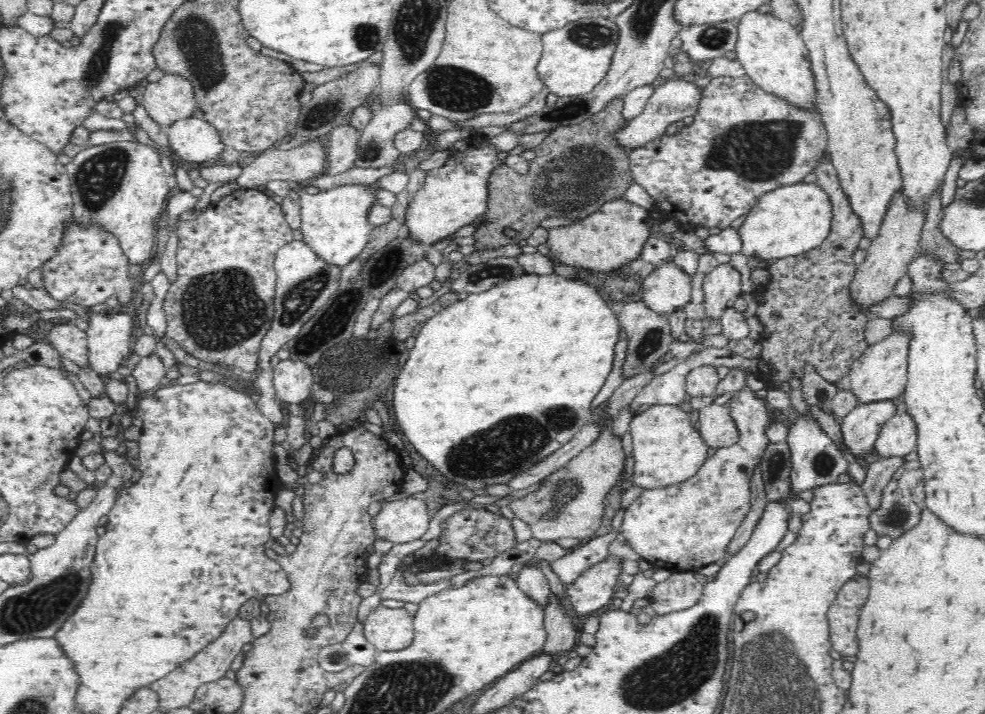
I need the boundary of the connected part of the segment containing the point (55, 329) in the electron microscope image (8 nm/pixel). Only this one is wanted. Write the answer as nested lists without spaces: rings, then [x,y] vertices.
[[[72,320],[52,322],[52,328],[46,334],[46,342],[58,350],[66,359],[87,367],[86,332],[74,326]]]

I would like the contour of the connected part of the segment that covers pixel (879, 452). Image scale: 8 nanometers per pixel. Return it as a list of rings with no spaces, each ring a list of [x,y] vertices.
[[[905,413],[891,416],[881,426],[871,451],[879,458],[904,457],[916,448],[916,427]]]

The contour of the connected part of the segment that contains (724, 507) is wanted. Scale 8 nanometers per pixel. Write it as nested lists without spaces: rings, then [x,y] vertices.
[[[746,388],[732,394],[727,407],[738,433],[734,444],[708,452],[698,467],[698,472],[694,472],[694,476],[688,480],[644,488],[634,502],[624,507],[619,528],[622,532],[620,538],[627,541],[636,554],[660,569],[694,570],[712,562],[726,560],[730,554],[725,554],[725,548],[736,528],[746,520],[746,515],[750,512],[750,481],[754,480],[754,470],[758,468],[762,453],[769,443],[765,430],[770,418],[764,399],[756,397],[754,392]]]

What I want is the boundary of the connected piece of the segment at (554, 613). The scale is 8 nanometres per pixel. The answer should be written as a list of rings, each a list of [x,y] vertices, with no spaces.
[[[552,593],[550,602],[544,610],[542,624],[546,636],[538,654],[565,654],[566,651],[576,646],[578,631],[567,611],[566,603],[560,603],[558,597]]]

